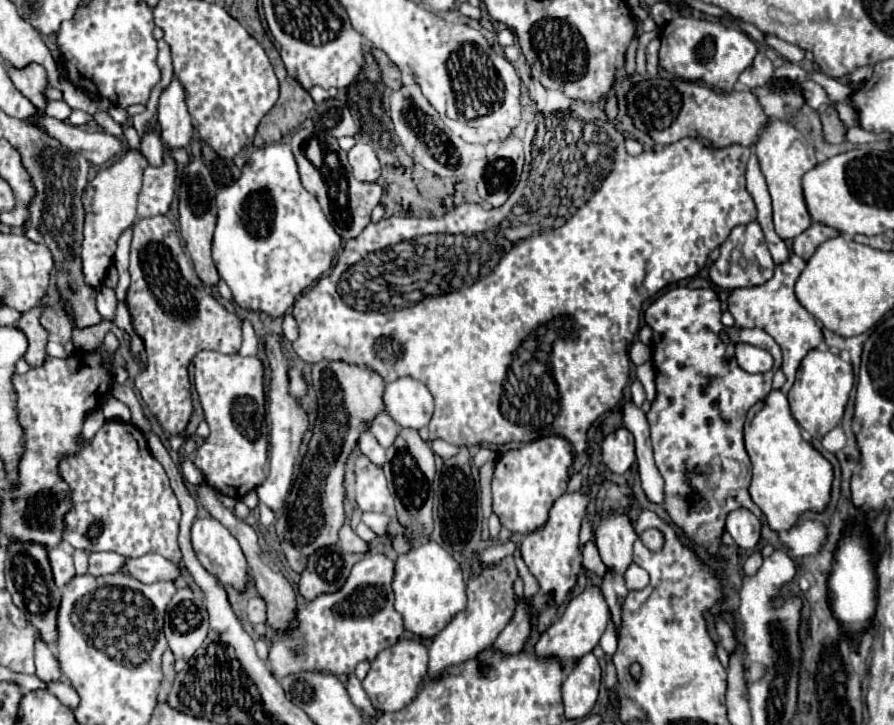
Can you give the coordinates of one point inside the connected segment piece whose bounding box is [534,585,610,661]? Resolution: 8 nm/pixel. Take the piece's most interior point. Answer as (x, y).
(577, 632)

